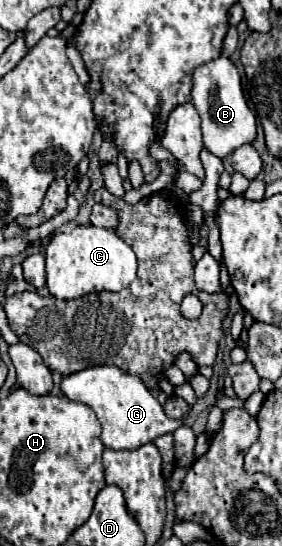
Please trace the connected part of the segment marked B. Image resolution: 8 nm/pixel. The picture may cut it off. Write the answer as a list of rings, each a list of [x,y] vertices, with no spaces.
[[[217,57],[193,71],[193,105],[201,115],[203,145],[219,159],[231,155],[235,149],[249,145],[257,137],[257,123],[253,111],[247,107],[241,89],[241,75],[229,57]]]

